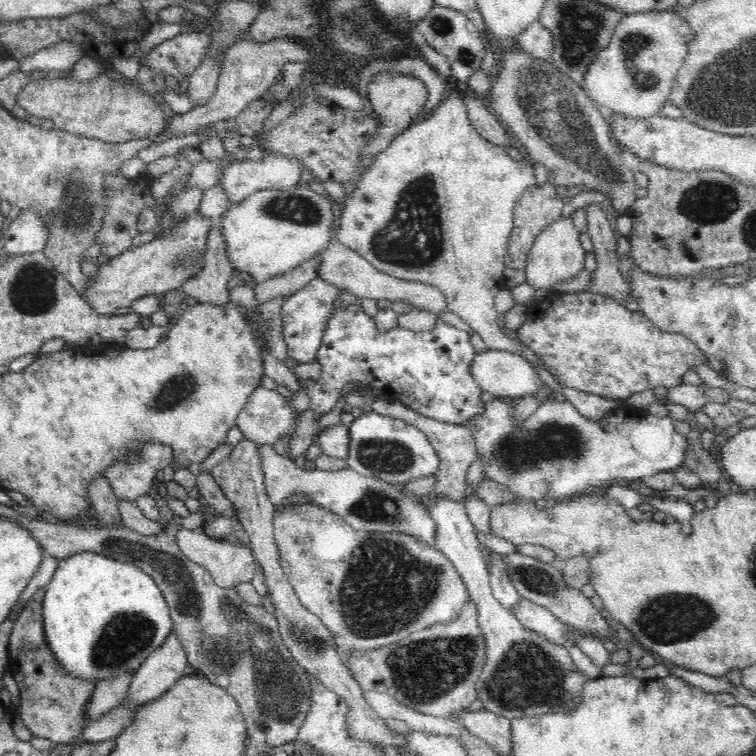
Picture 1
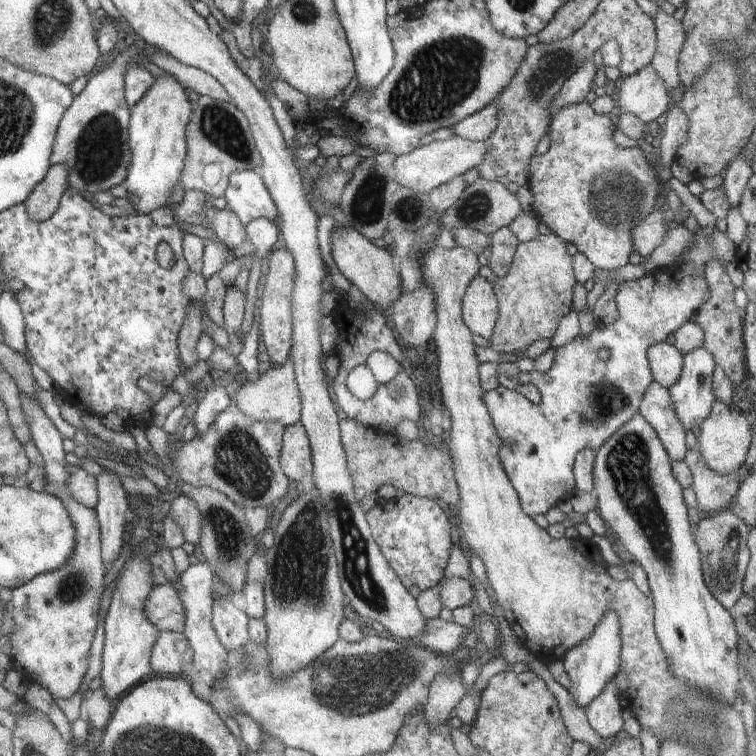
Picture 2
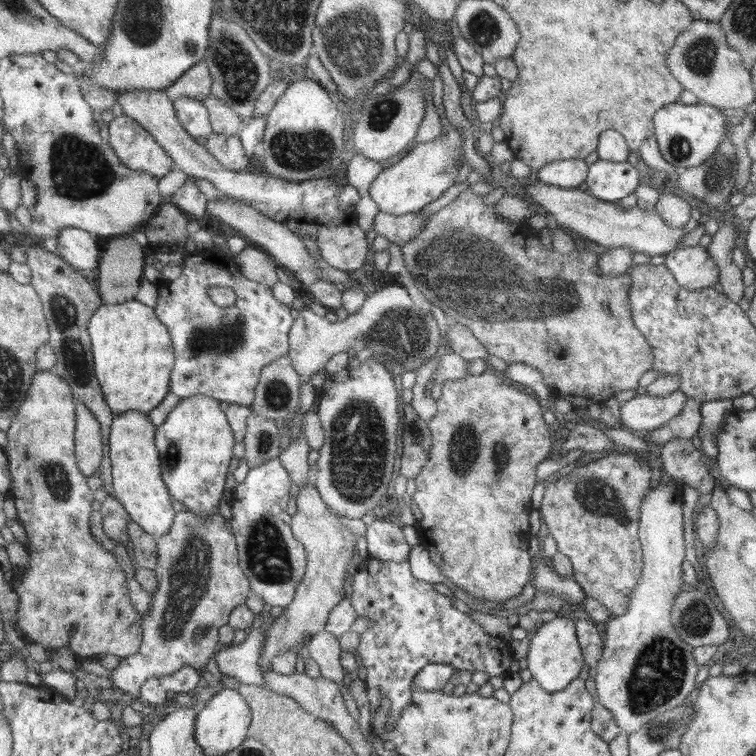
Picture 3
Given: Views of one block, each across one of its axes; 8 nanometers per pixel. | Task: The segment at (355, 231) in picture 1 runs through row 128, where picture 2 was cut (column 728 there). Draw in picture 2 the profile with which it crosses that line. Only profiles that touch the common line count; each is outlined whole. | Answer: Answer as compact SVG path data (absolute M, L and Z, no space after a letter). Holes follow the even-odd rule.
M715 400L710 414L706 416L706 420L700 422L699 428L700 435L697 439L696 449L702 453L705 463L713 471L721 475L730 474L744 465L752 440L753 427L740 412L736 412L732 407L728 408L720 400Z

